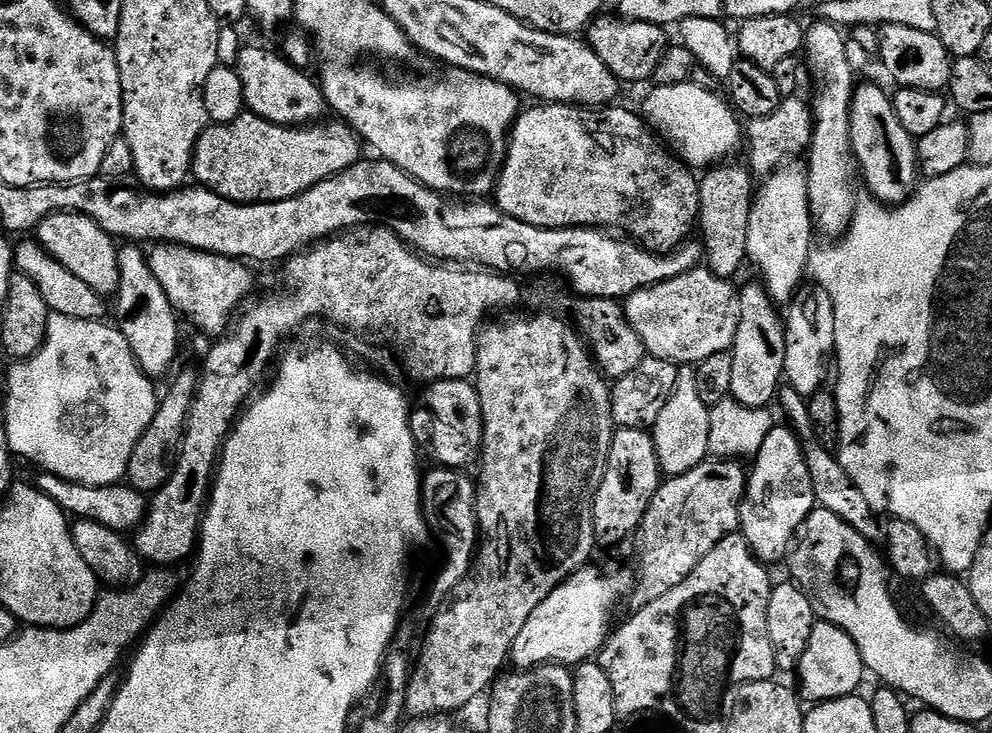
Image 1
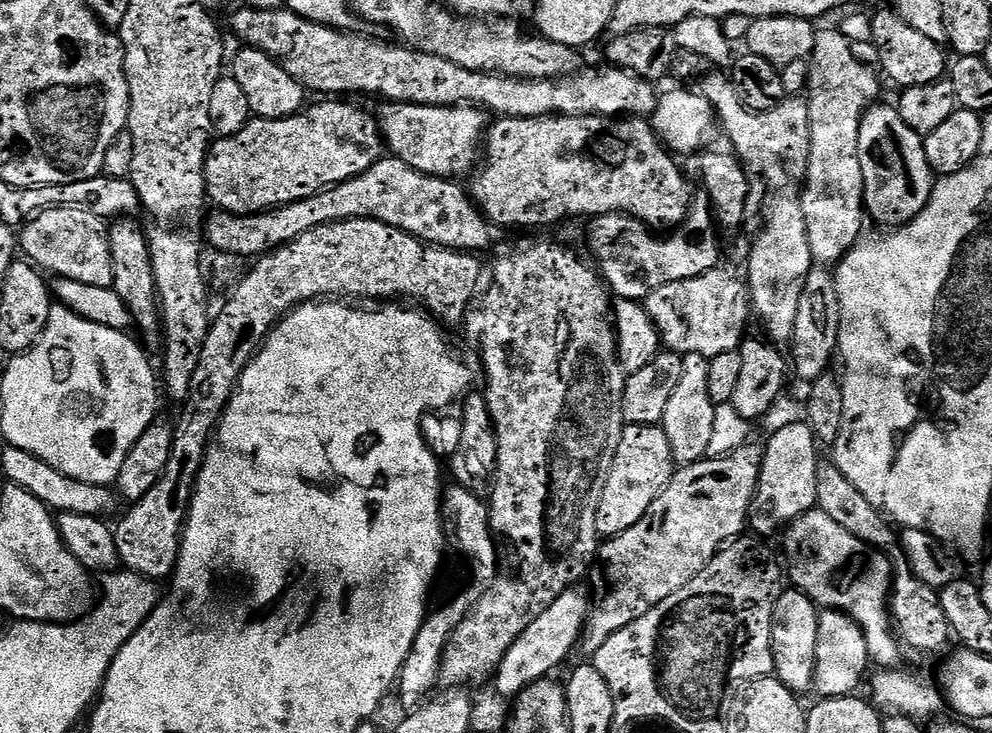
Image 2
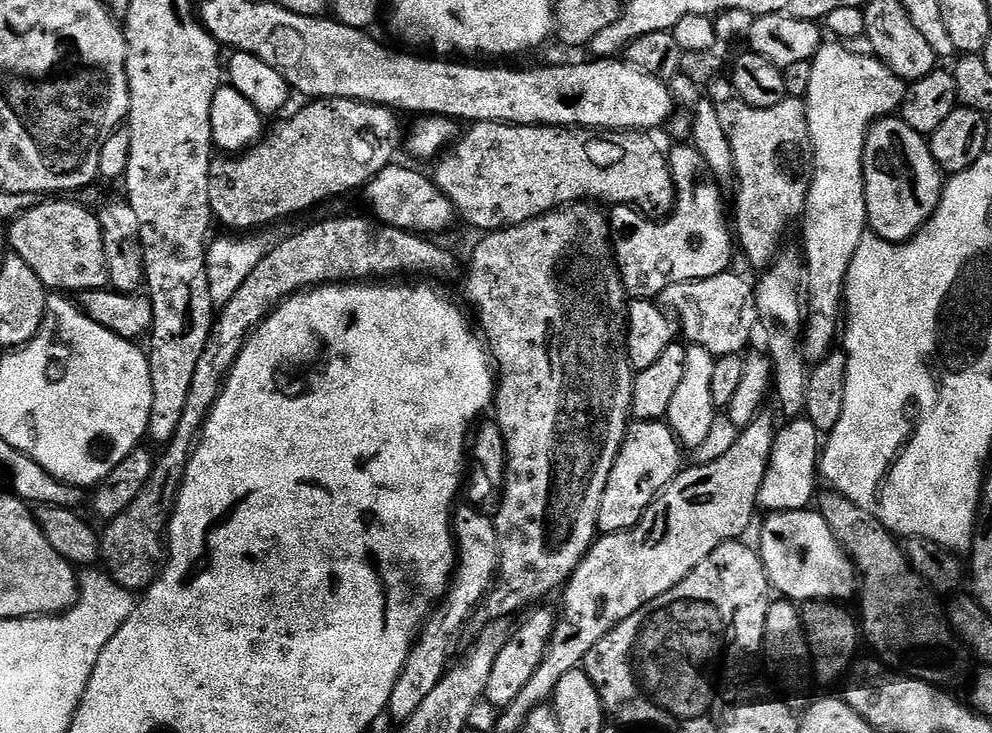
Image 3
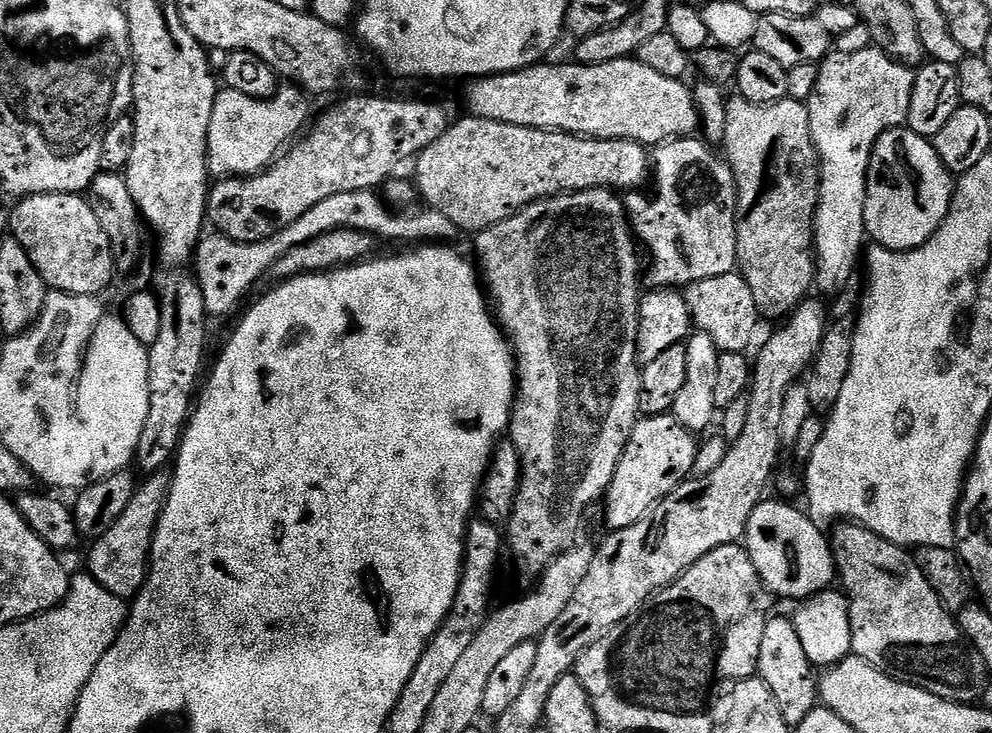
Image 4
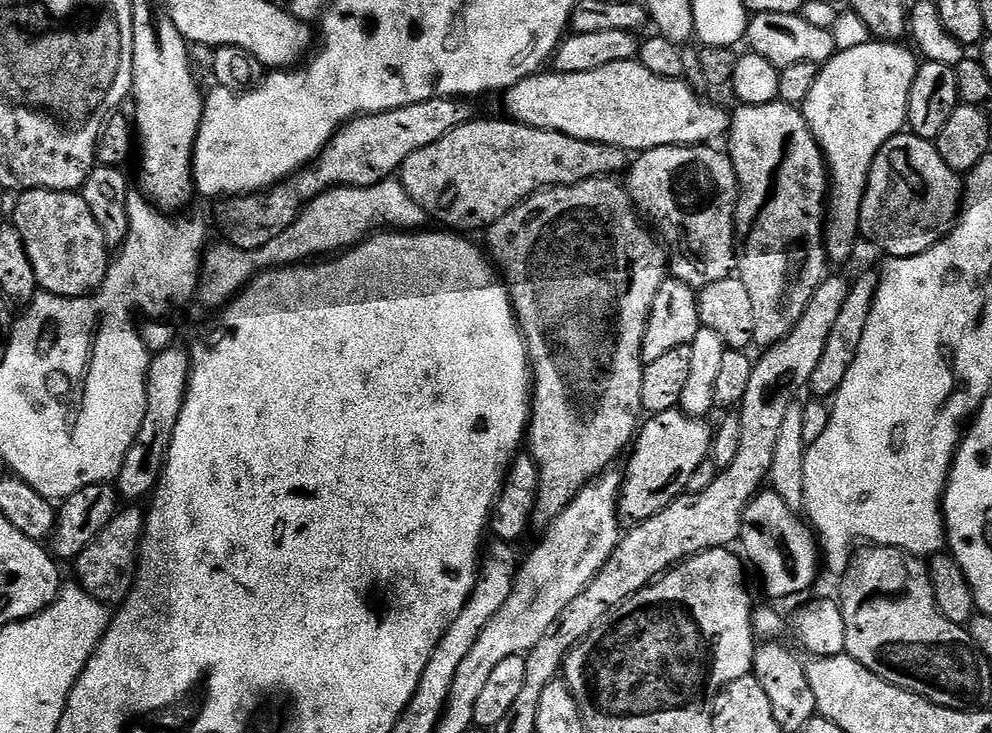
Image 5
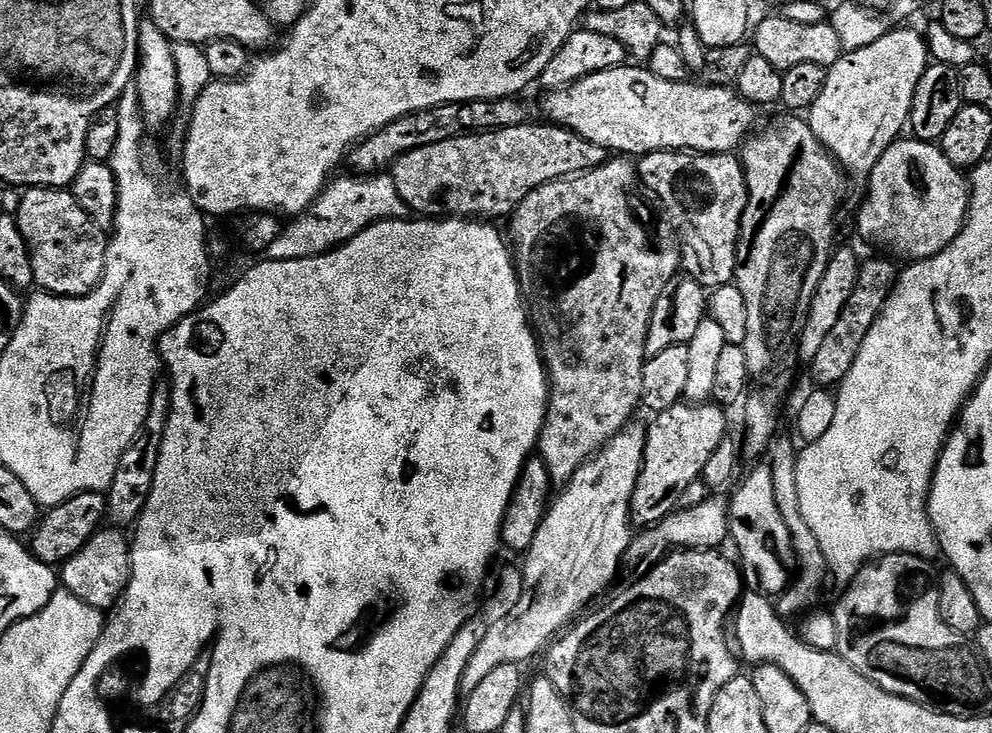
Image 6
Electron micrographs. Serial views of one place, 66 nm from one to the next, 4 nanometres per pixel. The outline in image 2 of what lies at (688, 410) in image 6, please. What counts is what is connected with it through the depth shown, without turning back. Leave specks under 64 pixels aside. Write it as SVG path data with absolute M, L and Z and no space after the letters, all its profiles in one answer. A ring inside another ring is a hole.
M625 424L618 450L614 450L614 466L610 466L606 490L602 490L602 502L598 502L597 537L611 538L630 530L630 526L638 526L638 522L642 522L642 514L650 510L654 498L666 490L673 471L672 451L663 427L654 424Z

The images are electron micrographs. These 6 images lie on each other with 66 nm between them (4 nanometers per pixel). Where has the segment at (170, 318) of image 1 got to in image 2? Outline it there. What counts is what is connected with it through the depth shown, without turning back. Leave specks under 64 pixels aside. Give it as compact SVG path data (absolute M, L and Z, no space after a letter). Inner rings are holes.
M120 218L107 229L110 258L112 259L111 288L116 291L118 298L122 298L122 302L126 302L132 315L133 325L137 329L140 327L140 332L144 335L143 343L159 345L162 340L162 317L156 295L154 266L150 258L152 247L148 245L145 229L143 227L140 229L135 224L136 222L132 218Z

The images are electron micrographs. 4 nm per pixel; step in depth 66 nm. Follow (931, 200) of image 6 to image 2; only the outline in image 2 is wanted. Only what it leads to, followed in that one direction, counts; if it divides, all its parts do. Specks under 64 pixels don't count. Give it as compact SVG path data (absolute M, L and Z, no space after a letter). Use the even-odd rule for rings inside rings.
M883 102L867 108L860 118L858 130L858 162L862 162L864 210L885 229L909 224L930 202L934 173L926 162L924 137L902 122L899 111Z

